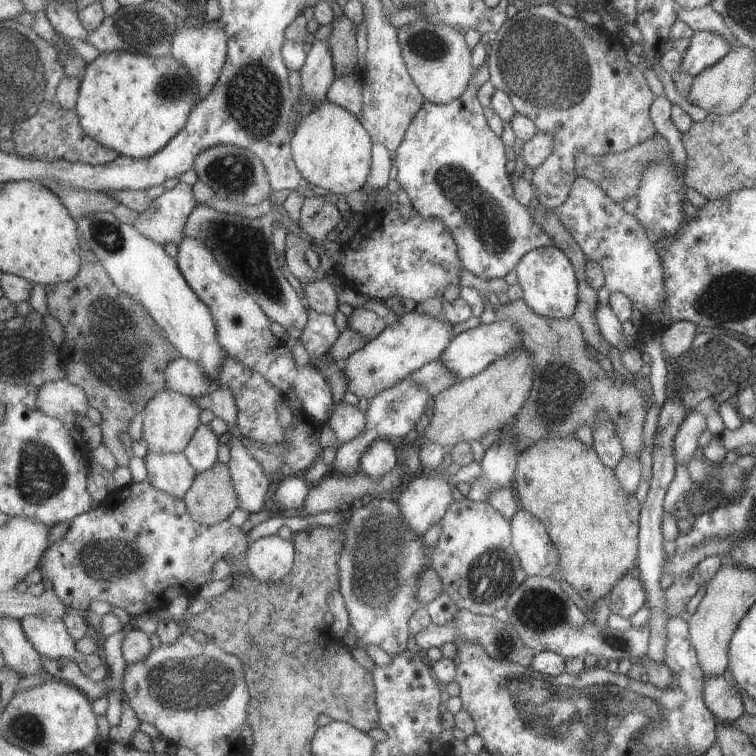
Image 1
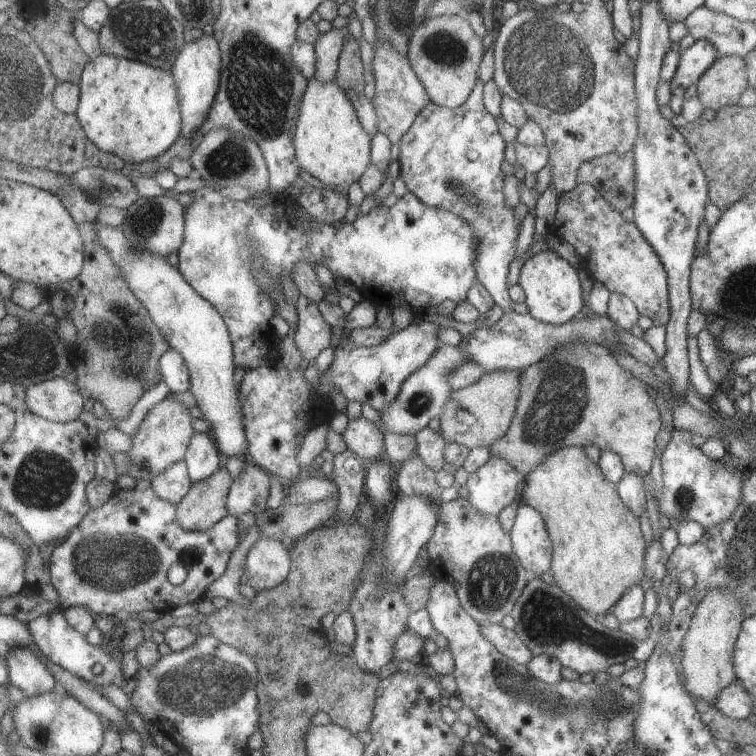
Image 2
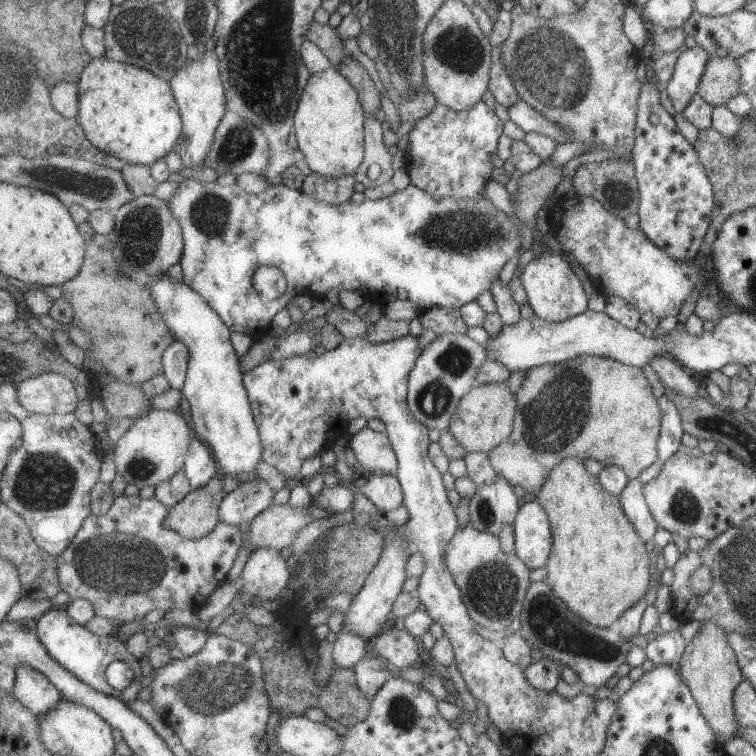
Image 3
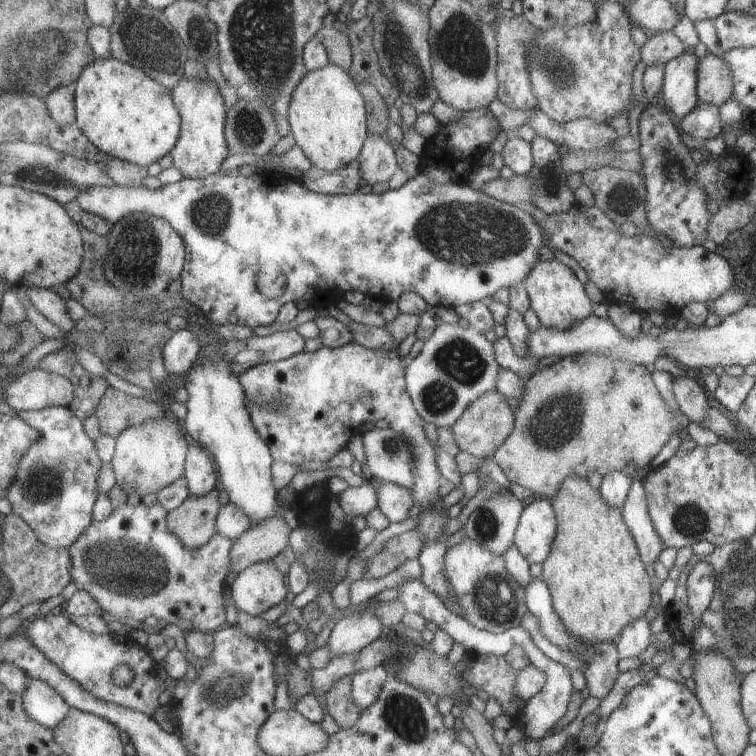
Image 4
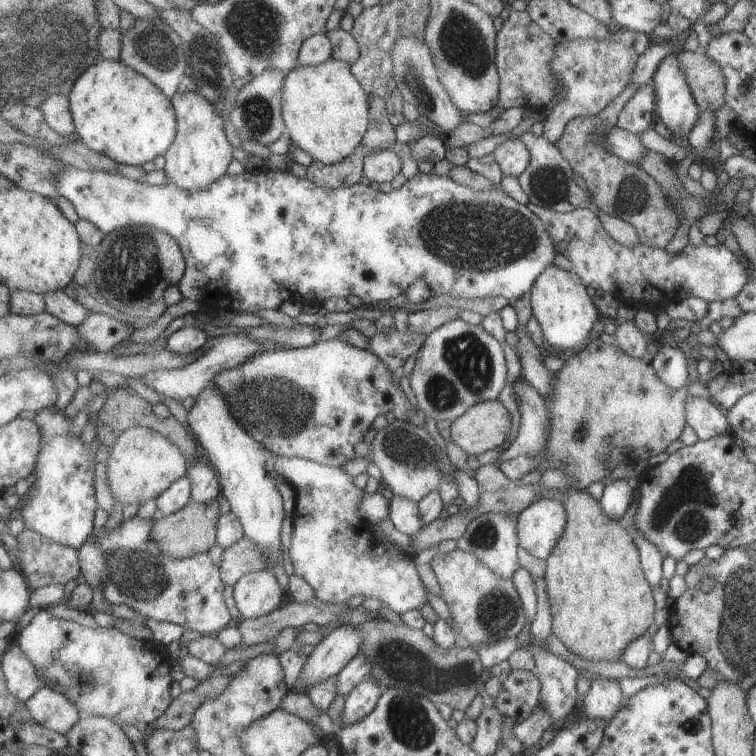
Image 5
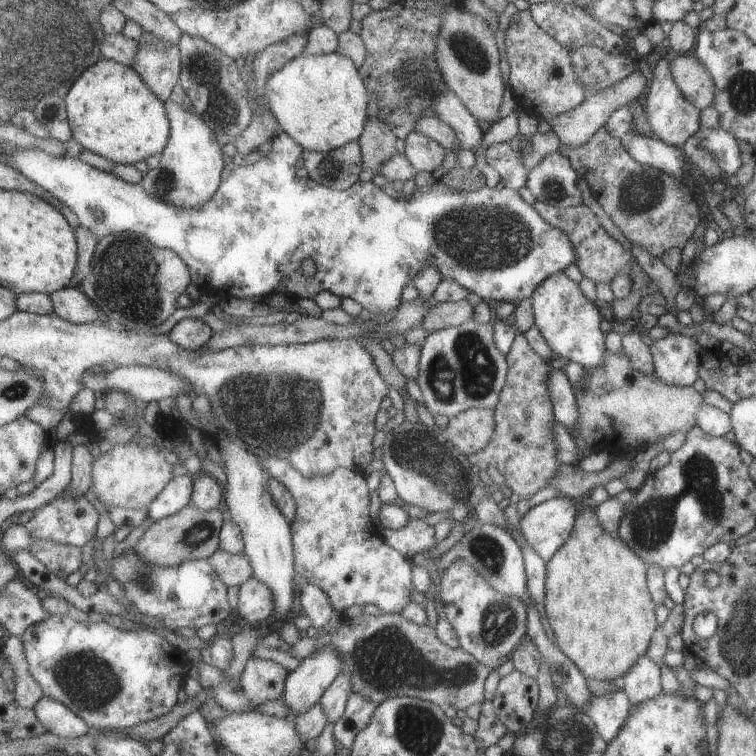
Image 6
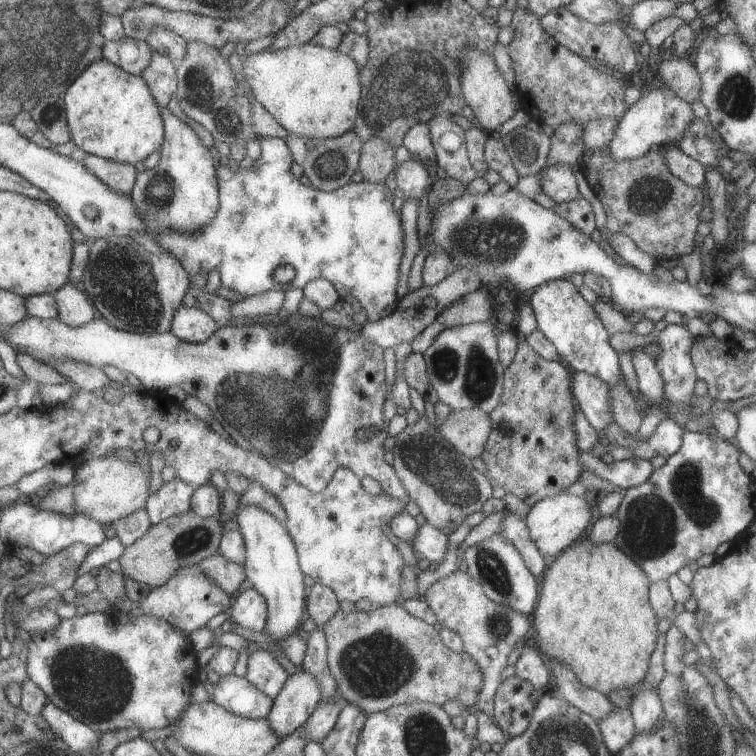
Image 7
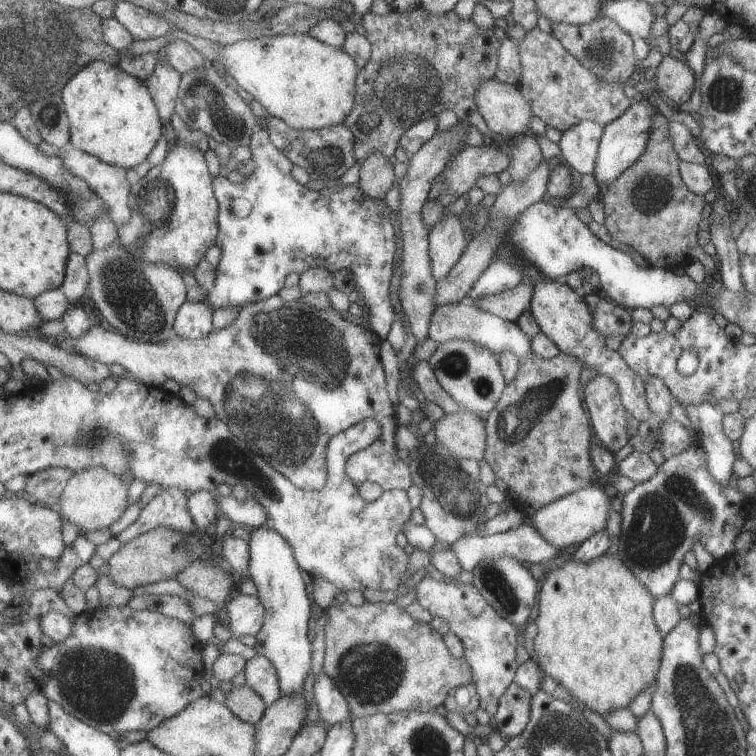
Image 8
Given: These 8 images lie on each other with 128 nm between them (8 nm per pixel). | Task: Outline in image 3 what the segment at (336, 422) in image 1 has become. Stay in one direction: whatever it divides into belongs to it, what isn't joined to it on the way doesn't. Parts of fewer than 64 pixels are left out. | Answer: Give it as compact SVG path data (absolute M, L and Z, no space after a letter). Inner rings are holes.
M366 426L353 436L350 436L348 445L353 450L357 462L362 465L367 474L383 472L384 474L397 476L397 472L399 472L399 460L397 459L397 454L393 449L393 444L391 444L390 437L387 433L381 434L375 432L373 428Z

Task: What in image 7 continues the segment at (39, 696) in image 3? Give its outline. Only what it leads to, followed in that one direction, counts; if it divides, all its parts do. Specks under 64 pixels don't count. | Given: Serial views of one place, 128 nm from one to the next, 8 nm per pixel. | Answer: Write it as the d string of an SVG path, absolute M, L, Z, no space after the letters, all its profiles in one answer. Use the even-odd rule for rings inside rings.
M49 702L42 716L49 722L56 737L65 740L74 752L97 752L102 733L74 718L69 712Z

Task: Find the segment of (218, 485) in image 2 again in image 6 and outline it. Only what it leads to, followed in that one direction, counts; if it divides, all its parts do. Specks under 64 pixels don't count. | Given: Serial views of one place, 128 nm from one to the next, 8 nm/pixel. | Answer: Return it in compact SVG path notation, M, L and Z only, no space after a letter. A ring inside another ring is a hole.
M191 503L173 516L154 521L132 549L137 550L137 554L147 560L147 564L163 568L179 567L191 561L209 559L220 550L220 535L224 524L221 509L205 511Z

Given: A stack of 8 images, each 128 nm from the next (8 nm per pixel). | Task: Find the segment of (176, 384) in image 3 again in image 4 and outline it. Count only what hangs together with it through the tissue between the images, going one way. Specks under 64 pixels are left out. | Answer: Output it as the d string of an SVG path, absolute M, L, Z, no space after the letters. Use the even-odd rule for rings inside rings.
M191 330L176 331L163 349L165 366L170 375L175 377L189 372L200 358L202 346L199 336L195 336Z

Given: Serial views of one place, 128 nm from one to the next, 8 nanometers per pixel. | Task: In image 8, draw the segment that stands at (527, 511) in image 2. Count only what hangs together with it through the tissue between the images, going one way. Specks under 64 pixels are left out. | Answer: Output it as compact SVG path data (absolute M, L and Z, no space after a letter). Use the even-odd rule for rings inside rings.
M589 484L586 487L574 490L565 496L552 500L541 508L529 509L527 518L530 524L549 544L556 549L565 549L571 544L579 544L595 534L595 531L605 529L606 518L611 510L611 503L603 494L601 488Z

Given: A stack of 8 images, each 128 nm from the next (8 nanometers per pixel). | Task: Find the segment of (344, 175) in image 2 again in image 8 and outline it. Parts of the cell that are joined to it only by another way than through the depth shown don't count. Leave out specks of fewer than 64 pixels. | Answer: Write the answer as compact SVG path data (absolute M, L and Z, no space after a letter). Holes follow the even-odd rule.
M296 33L293 35L277 35L275 37L258 37L257 39L245 39L225 45L223 49L218 46L219 56L214 62L217 66L223 66L227 70L227 77L243 91L247 97L255 98L261 105L266 108L267 114L284 120L291 128L310 131L321 130L325 127L334 127L335 125L345 124L346 118L355 108L357 89L358 89L358 62L354 56L351 56L345 49L335 48L334 46L325 44L309 33Z

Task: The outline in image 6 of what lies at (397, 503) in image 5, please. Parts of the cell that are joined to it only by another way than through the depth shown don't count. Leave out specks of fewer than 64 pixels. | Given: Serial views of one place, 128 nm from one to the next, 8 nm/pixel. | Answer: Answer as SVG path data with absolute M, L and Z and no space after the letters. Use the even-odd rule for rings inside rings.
M411 518L401 530L389 530L382 526L379 529L387 544L411 558L417 553L431 550L437 544L434 529L425 519Z

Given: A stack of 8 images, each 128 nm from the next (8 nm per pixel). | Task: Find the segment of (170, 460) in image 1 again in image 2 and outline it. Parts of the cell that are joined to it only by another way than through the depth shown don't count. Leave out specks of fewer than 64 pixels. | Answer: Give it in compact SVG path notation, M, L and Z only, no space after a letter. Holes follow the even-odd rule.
M186 460L173 464L157 478L153 478L151 483L152 488L161 498L175 505L182 503L183 498L189 494L195 484L191 479Z

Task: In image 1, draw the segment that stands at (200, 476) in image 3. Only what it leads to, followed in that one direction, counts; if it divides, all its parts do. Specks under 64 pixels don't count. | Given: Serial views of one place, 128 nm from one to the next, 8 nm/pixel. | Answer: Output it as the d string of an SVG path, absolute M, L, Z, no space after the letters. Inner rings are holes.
M201 423L194 439L184 450L198 473L213 468L219 462L217 454L219 454L219 446L223 441L224 439L218 437L209 424Z

